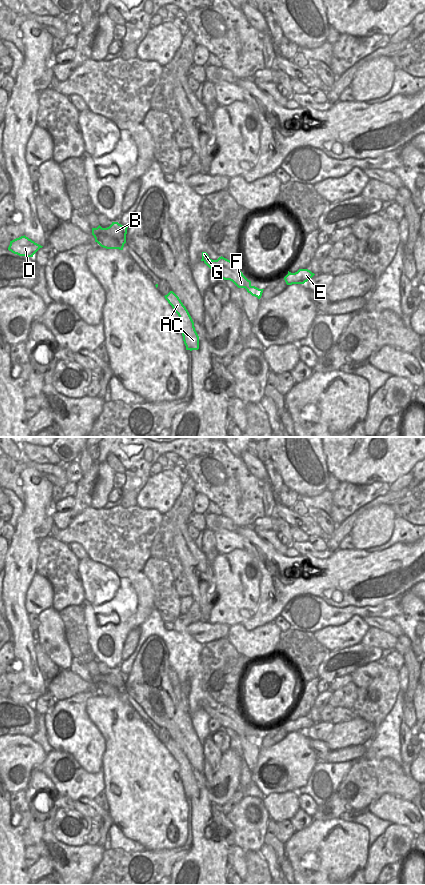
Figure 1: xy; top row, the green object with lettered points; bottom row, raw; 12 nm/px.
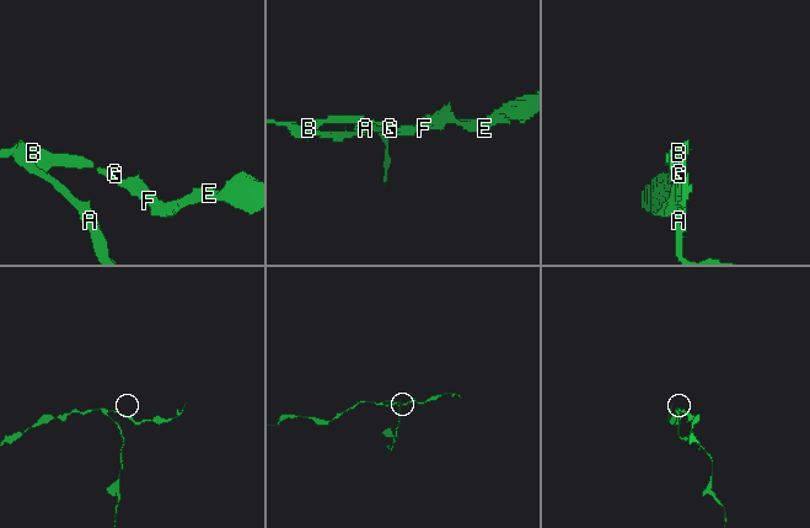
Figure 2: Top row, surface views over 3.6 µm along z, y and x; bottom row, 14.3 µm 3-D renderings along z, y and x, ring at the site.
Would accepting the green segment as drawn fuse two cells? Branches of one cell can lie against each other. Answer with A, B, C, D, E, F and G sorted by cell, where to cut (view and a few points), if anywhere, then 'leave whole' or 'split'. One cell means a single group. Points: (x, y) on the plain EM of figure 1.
A C / B D E F G; cut in xy along (97, 684), (107, 682), (123, 692); split

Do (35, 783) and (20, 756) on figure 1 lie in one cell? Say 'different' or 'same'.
different

